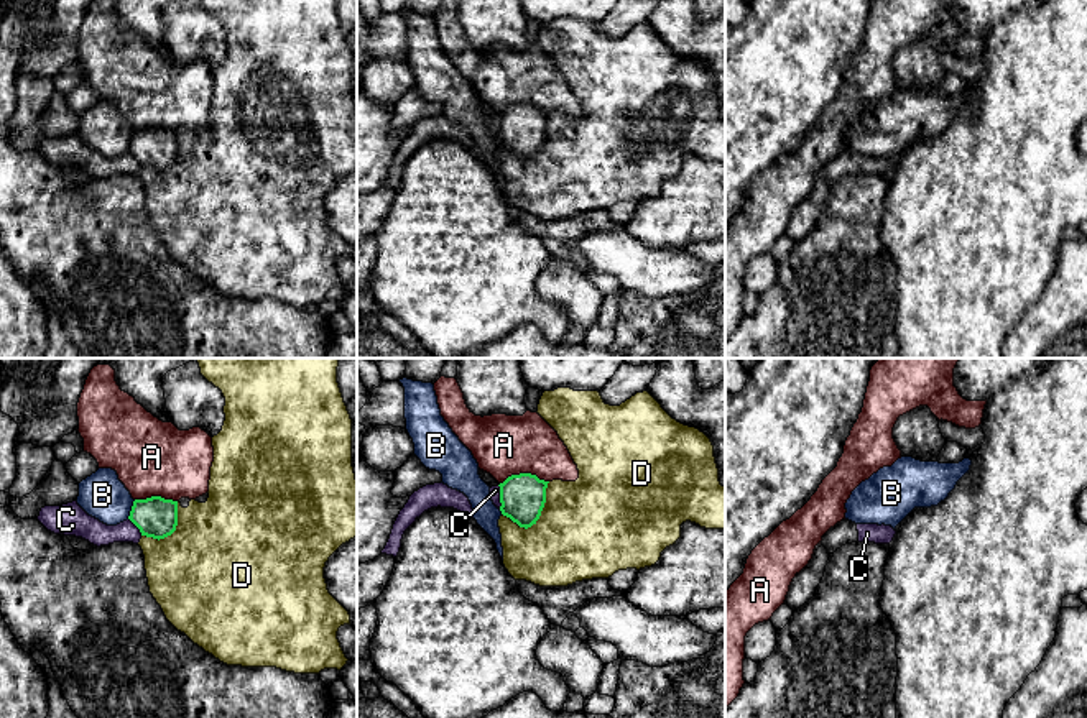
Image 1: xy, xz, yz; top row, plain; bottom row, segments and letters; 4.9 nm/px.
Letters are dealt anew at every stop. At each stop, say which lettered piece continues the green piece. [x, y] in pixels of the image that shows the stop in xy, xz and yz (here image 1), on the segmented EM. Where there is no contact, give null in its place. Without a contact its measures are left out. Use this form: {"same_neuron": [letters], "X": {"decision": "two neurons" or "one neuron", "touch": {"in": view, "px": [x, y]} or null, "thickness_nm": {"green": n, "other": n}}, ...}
{"same_neuron": [], "A": {"decision": "two neurons", "touch": {"in": "xz", "px": [523, 474]}, "thickness_nm": {"green": 220, "other": 300}}, "B": {"decision": "two neurons", "touch": {"in": "xy", "px": [132, 510]}, "thickness_nm": {"green": 200, "other": 220}}, "C": {"decision": "two neurons", "touch": {"in": "xz", "px": [500, 497]}, "thickness_nm": {"green": 220, "other": 50}}, "D": {"decision": "two neurons", "touch": {"in": "xz", "px": [538, 518]}, "thickness_nm": {"green": 220, "other": 480}}}

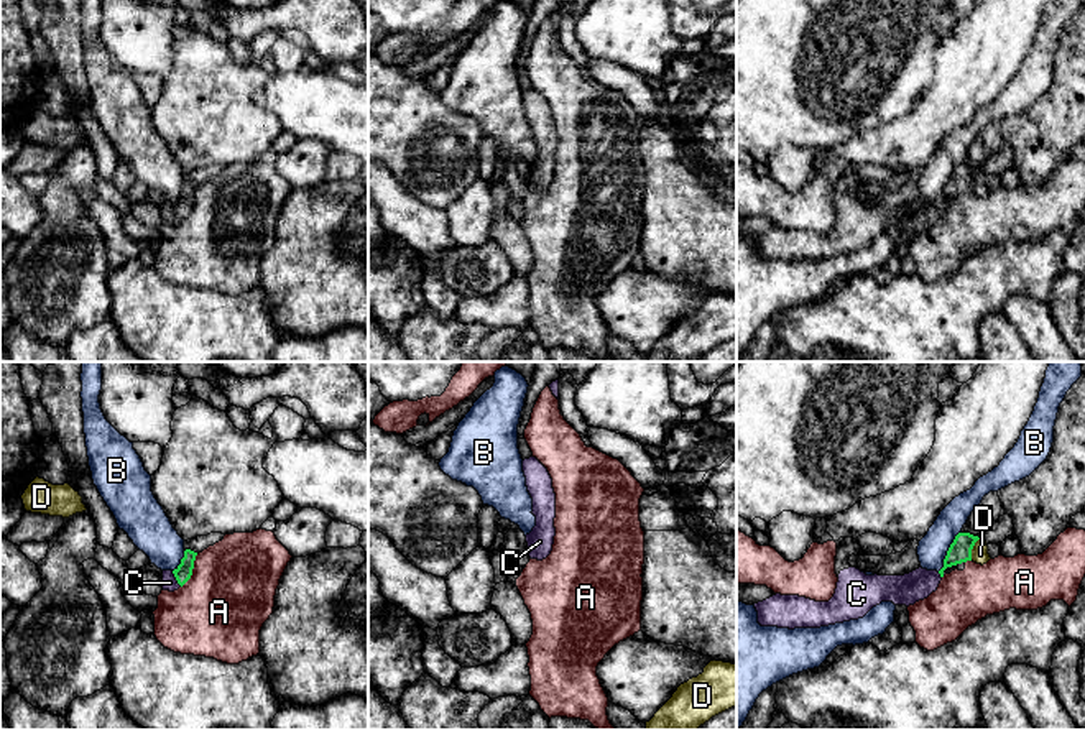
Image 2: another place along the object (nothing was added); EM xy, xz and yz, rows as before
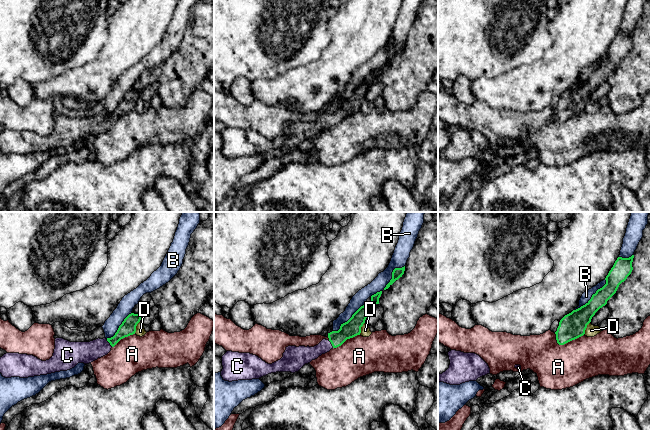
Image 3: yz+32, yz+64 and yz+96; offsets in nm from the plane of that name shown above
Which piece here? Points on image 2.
{"same_neuron": ["C"], "A": {"decision": "two neurons", "touch": {"in": "xy", "px": [191, 571]}, "thickness_nm": {"green": 80, "other": 440}}, "B": {"decision": "two neurons", "touch": {"in": "yz", "px": [947, 551]}, "thickness_nm": {"green": 110, "other": 150}}, "C": {"decision": "one neuron", "touch": {"in": "xy", "px": [176, 579]}, "thickness_nm": {"green": 80, "other": 70}}, "D": {"decision": "two neurons", "touch": {"in": "yz", "px": [972, 548]}, "thickness_nm": {"green": 110, "other": 80}}}

